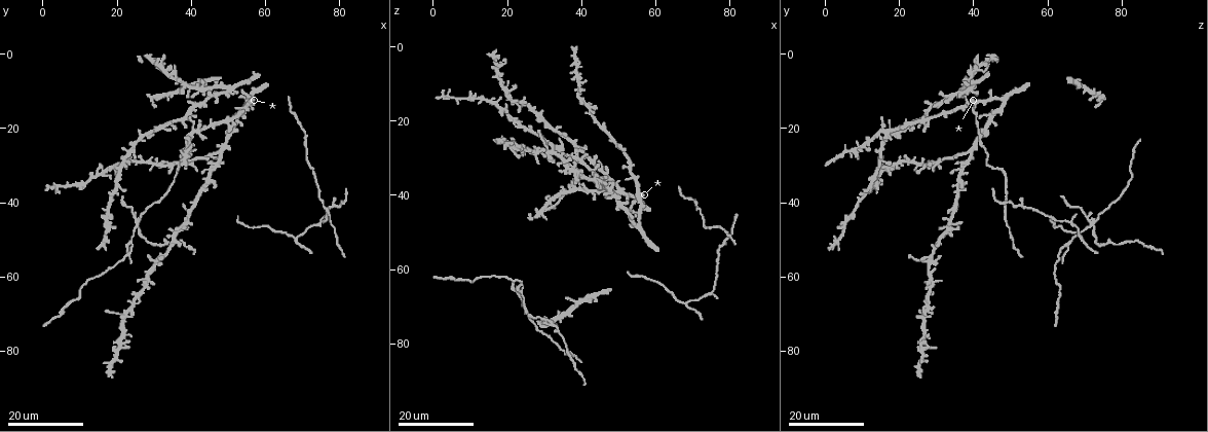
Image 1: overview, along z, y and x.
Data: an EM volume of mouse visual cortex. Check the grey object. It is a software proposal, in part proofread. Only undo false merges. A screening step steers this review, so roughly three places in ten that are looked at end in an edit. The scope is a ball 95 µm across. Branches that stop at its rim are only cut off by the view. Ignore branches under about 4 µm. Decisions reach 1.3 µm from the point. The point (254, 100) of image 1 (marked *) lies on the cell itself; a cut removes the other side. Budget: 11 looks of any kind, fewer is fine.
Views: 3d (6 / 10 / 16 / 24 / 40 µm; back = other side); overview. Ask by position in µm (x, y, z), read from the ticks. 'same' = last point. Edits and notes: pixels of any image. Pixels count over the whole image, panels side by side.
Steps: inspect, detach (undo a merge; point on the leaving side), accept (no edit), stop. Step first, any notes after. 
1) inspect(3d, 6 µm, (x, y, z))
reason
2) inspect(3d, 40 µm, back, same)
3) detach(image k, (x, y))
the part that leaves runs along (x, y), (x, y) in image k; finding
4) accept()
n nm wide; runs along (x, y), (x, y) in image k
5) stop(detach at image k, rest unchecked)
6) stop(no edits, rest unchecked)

inspect(3d, 24 µm, (68.5, 49.5, 69.0))
three-way junction

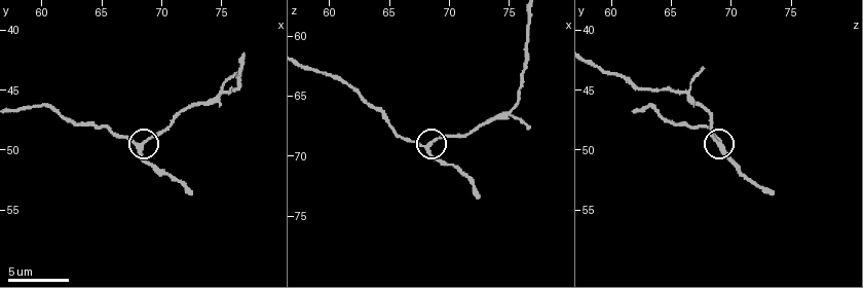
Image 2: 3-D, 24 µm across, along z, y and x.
inspect(3d, 10 µm, (68.2, 49.8, 69.0))

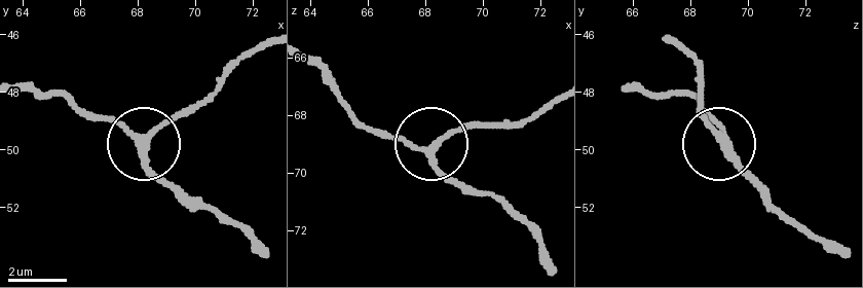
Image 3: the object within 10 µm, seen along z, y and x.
accept()
side arm 8 µm; runs along (668, 38), (698, 70), (705, 121), (763, 192) in image 3; one cell here

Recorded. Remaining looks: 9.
inspect(3d, 16 µm, (56.0, 47.0, 61.5))
sudden change in width

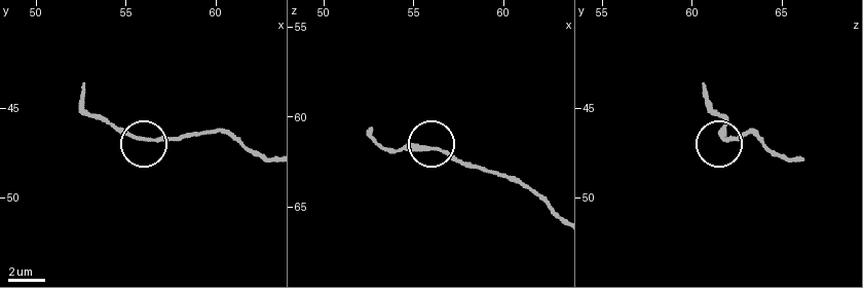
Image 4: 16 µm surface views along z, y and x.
inspect(3d, 6 µm, (55.8, 46.8, 61.8))
closer look

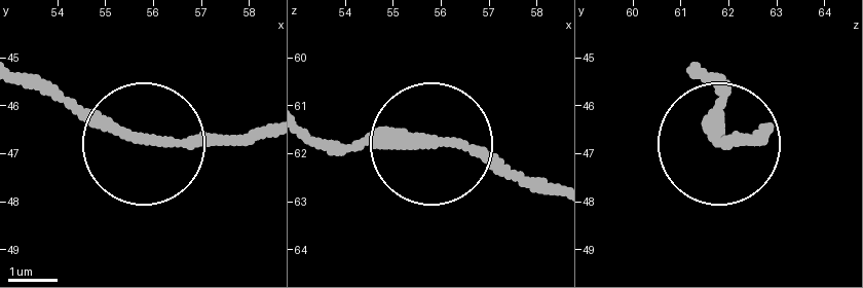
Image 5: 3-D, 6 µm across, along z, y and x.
accept()
200 nm wide; runs along (260, 140), (138, 140), (88, 123), (43, 82) in image 5; continuous, no second cell

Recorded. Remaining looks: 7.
inspect(3d, 16 µm, (25.5, 46.5, 71.5))
small branch off a trunk

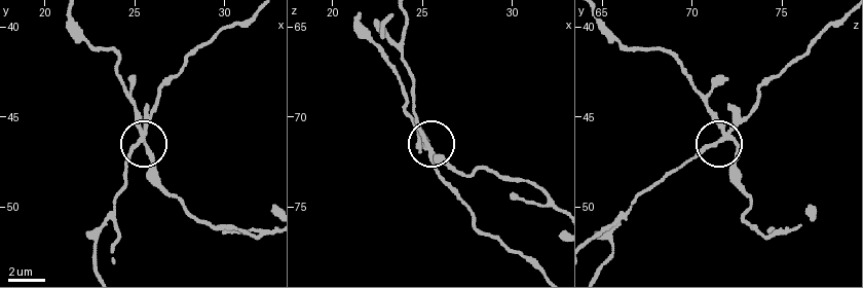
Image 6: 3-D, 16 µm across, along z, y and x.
inspect(3d, 6 µm, (25.4, 46.2, 72.0))

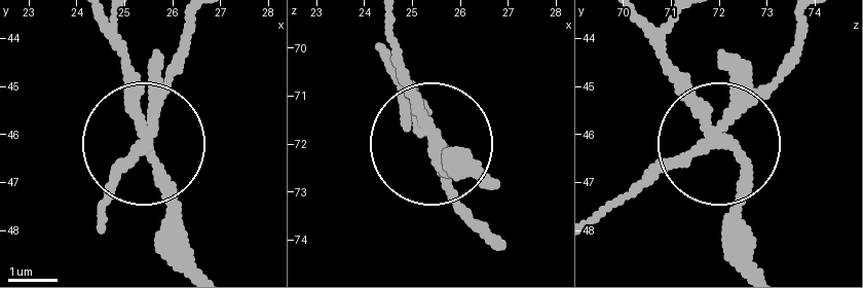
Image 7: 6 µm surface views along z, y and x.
detach(image 7, (150, 67))
the part that leaves runs along (147, 132), (98, 214) in image 7; a second cell is stuck on

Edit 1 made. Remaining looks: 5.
inspect(overview)

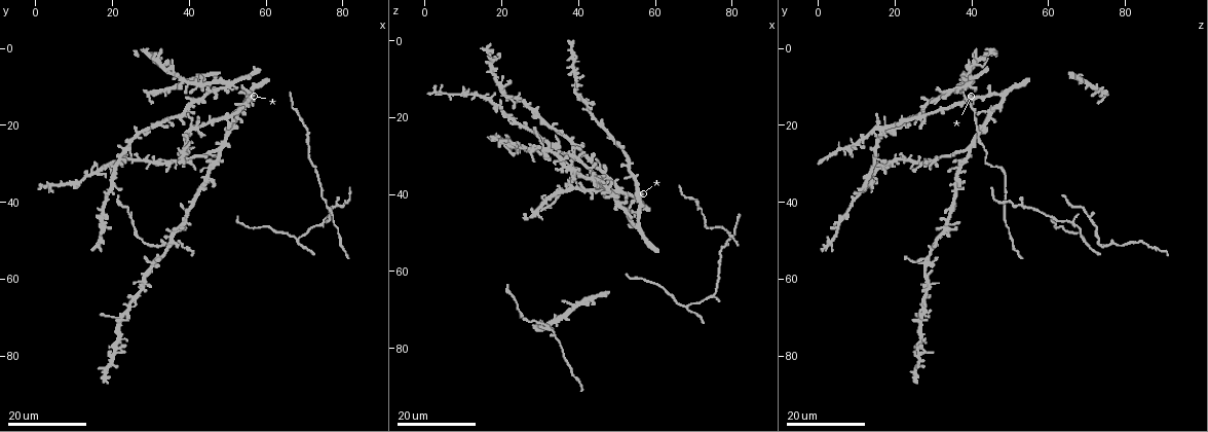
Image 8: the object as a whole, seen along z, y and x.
inspect(3d, 24 µm, (33.5, 50.5, 75.5))
side arm on a straight run

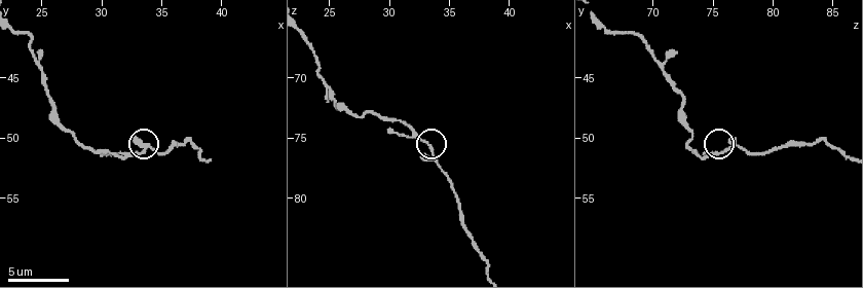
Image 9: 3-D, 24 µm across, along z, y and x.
inspect(3d, 6 µm, (33.6, 51.2, 76.0))

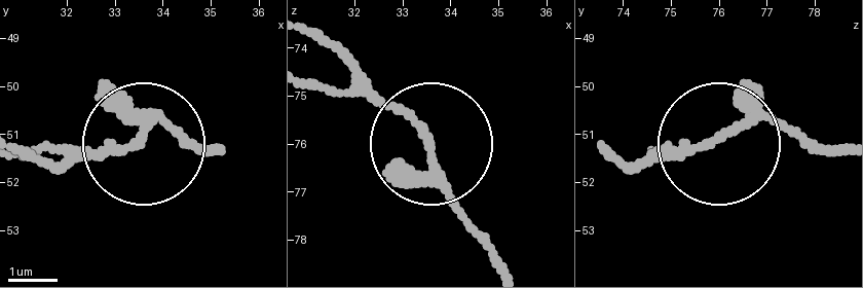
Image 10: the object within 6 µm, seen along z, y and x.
accept()
130 nm wide; continuous, no second cell

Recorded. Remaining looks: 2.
inspect(3d, 16 µm, (20.0, 79.0, 26.0))

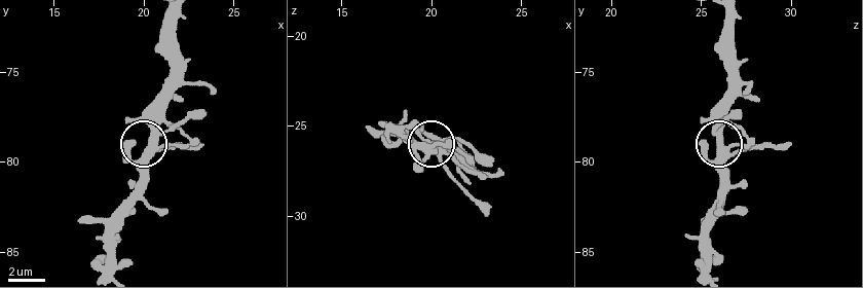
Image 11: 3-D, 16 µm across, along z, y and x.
inspect(3d, 10 µm, (20.3, 79.6, 26.4))

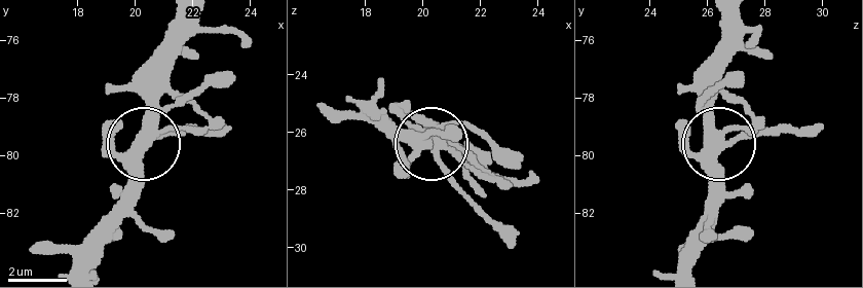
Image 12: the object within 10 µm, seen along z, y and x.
accept()
310 nm wide; runs along (725, 23), (713, 133), (725, 140), (789, 133) in image 12; one cell here

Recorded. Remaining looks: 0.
stop(detach at image 7, rest unchecked)

